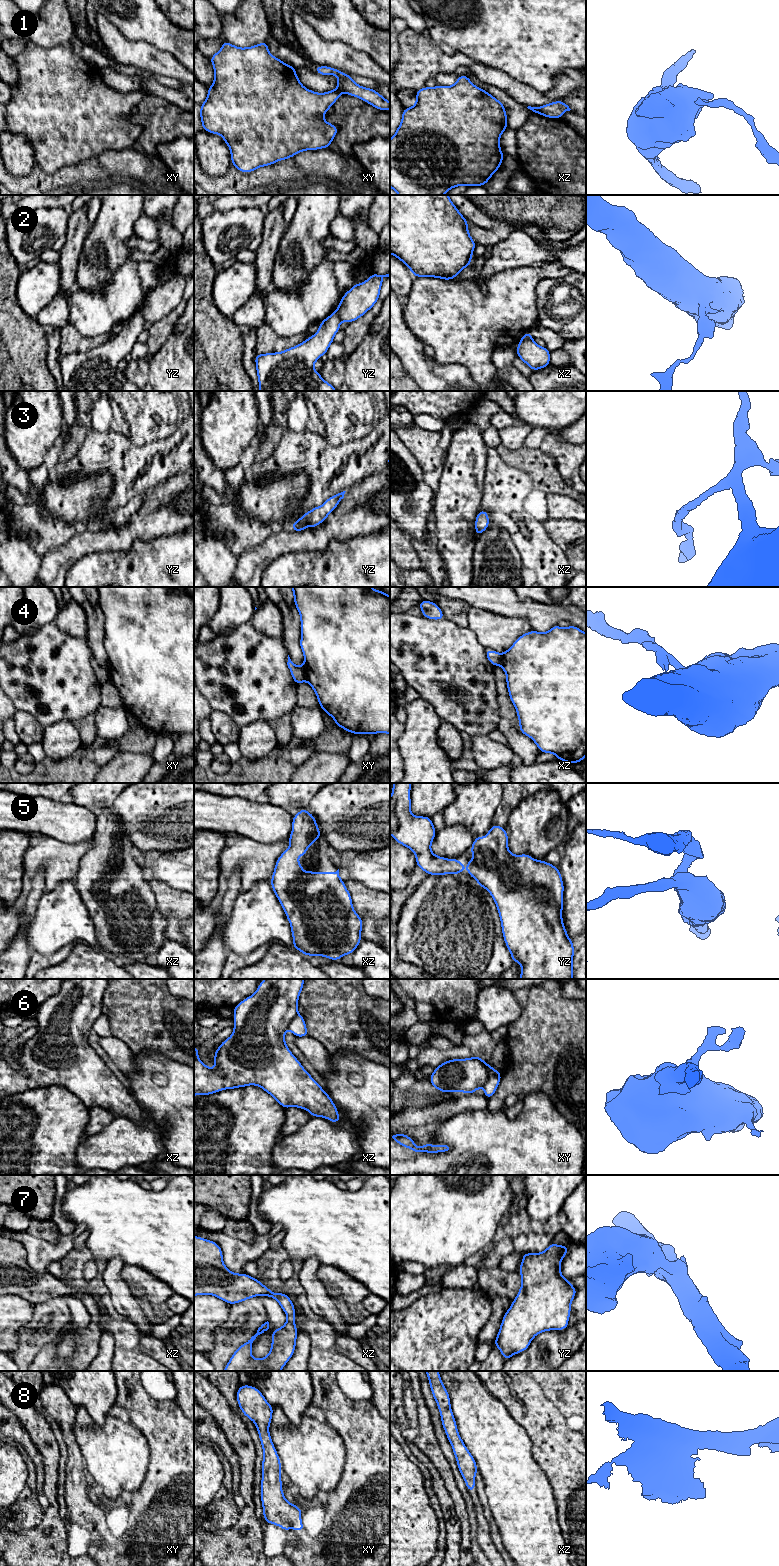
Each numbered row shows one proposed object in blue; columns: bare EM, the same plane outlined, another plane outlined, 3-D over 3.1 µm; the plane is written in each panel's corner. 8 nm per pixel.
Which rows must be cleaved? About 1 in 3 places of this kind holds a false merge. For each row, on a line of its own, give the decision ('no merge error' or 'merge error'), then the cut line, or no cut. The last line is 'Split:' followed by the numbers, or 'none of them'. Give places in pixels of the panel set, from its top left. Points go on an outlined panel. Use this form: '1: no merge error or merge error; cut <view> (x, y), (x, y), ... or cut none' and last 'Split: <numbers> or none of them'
1: merge error; cut xy (337, 87), (342, 92)
2: merge error; cut yz (336, 310), (342, 320)
3: no merge error; cut none
4: merge error; cut xy (303, 665), (306, 680)
5: no merge error; cut none
6: merge error; cut xy (485, 1062), (488, 1079), (483, 1087)
7: no merge error; cut none
8: no merge error; cut none
Split: 1, 2, 4, 6

